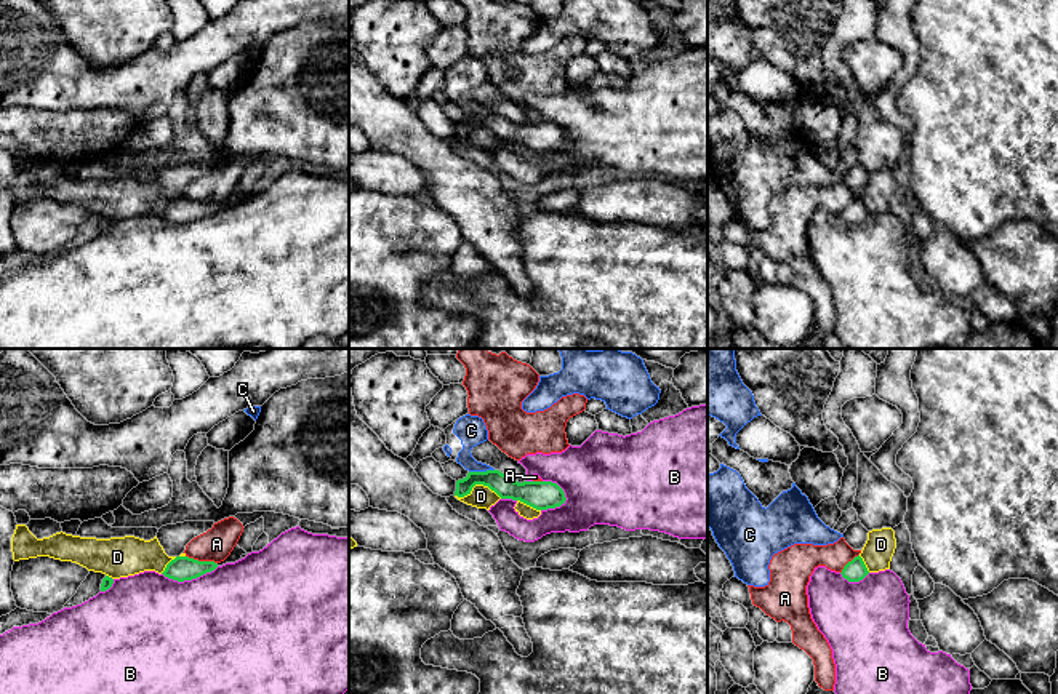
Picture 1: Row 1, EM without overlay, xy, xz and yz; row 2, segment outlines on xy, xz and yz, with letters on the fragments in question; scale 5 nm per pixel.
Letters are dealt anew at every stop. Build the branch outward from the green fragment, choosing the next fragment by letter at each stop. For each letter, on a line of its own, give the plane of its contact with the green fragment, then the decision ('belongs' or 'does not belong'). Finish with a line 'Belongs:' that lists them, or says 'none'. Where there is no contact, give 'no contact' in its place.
A: xy | does not belong
B: xz | does not belong
C: xz | does not belong
D: xz | does not belong
Belongs: none

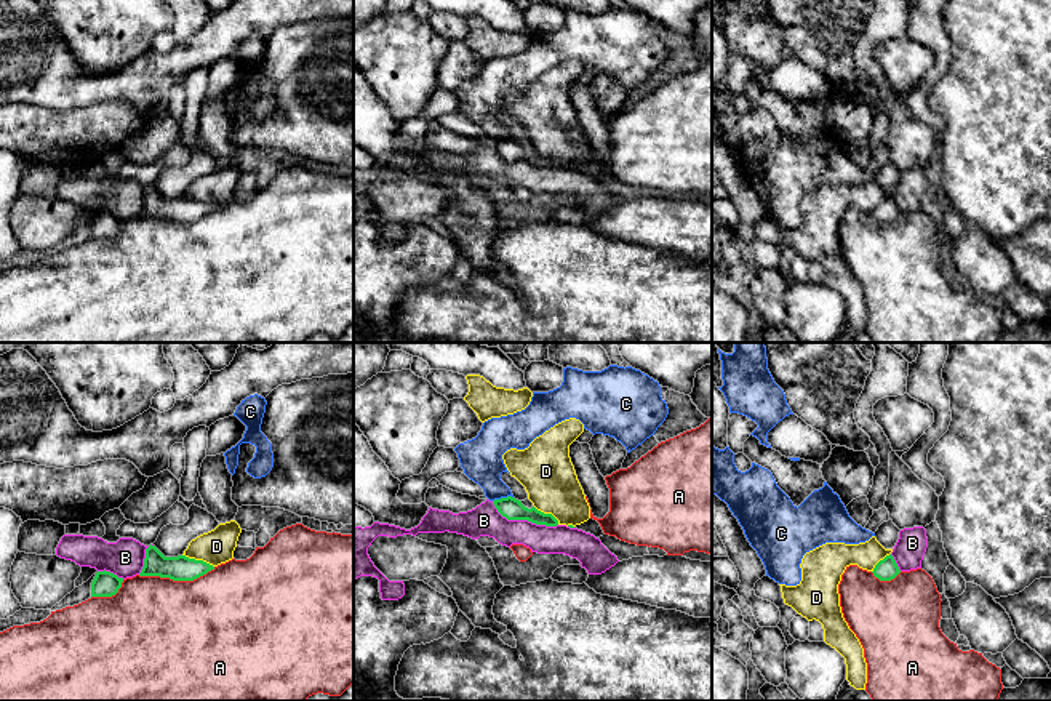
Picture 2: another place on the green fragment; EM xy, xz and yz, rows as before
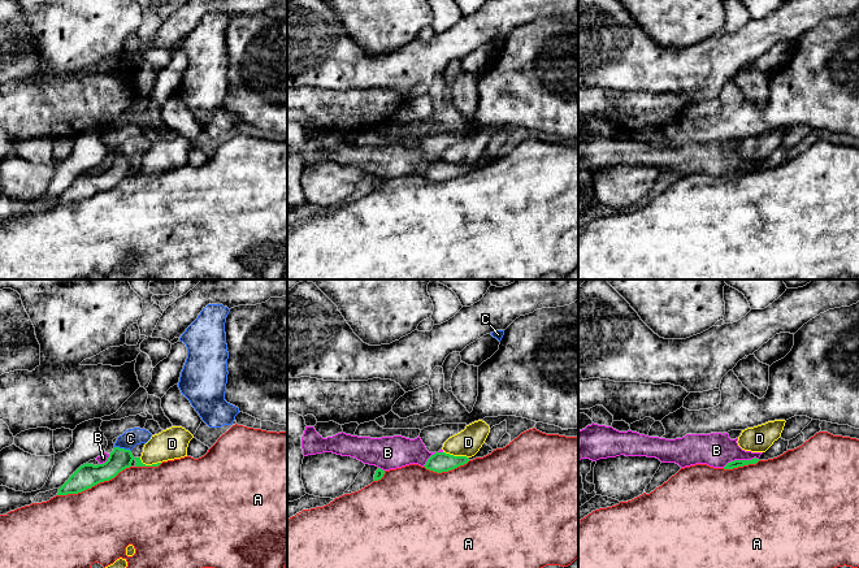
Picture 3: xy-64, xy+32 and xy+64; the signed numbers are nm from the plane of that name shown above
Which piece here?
A: xy | does not belong
B: xz | does not belong
C: xz | does not belong
D: xy | does not belong
Belongs: none

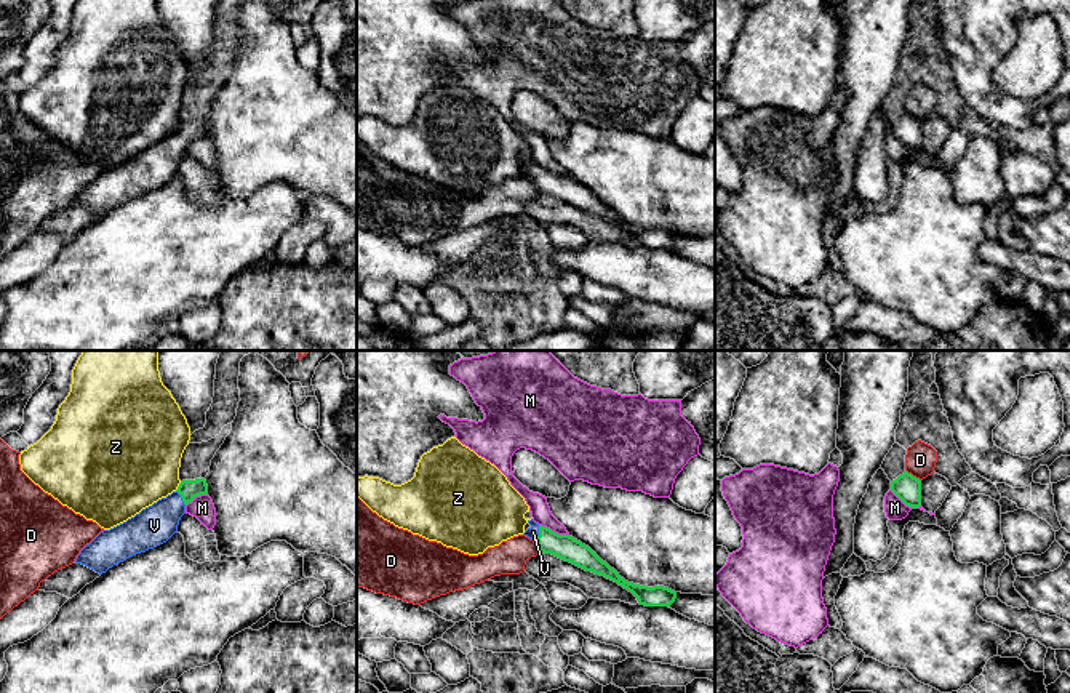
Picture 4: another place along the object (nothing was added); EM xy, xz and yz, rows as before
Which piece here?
D: yz | does not belong
M: xz | does not belong
V: xz | belongs
Z: xy | does not belong
Belongs: V

